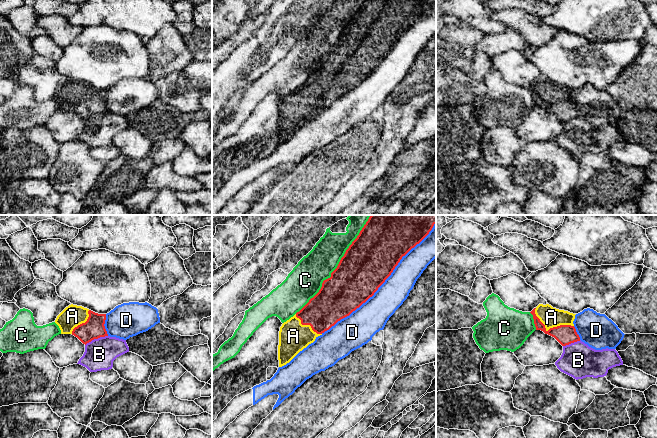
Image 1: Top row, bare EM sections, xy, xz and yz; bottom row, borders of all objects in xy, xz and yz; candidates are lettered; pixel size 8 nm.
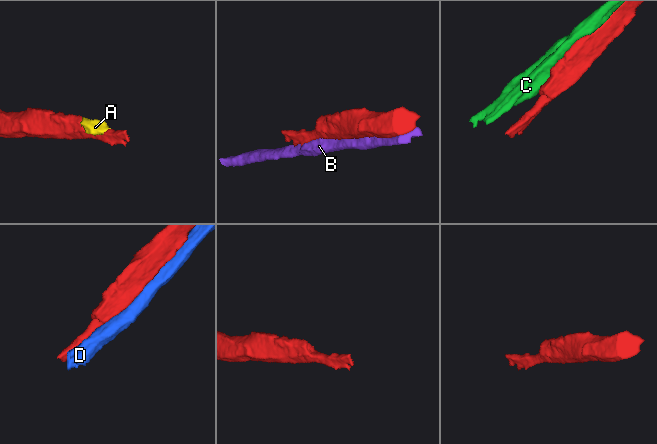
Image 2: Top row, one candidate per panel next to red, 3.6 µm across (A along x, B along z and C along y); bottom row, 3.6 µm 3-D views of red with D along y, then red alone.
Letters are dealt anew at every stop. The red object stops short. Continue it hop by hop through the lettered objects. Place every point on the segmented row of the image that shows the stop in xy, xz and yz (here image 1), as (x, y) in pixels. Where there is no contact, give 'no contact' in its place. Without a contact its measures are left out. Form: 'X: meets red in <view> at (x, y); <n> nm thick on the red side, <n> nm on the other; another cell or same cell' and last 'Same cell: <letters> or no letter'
A: meets red in yz at (550, 328); 160 nm thick on the red side, 160 nm on the other; same cell
B: meets red in xy at (96, 338); 170 nm thick on the red side, 240 nm on the other; another cell
C: meets red in xz at (337, 266); 400 nm thick on the red side, 260 nm on the other; another cell
D: meets red in xz at (382, 283); 400 nm thick on the red side, 240 nm on the other; another cell
Same cell: A

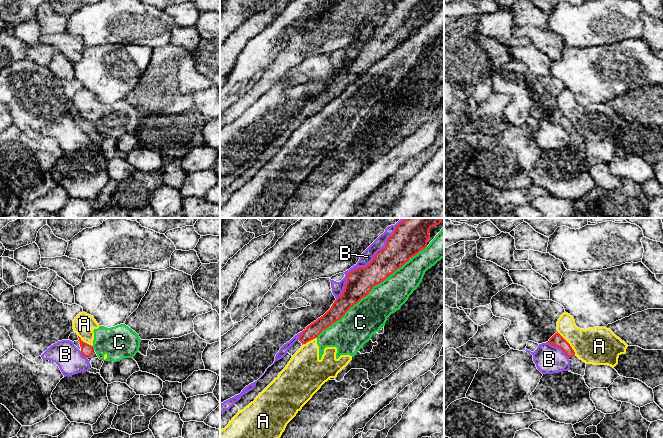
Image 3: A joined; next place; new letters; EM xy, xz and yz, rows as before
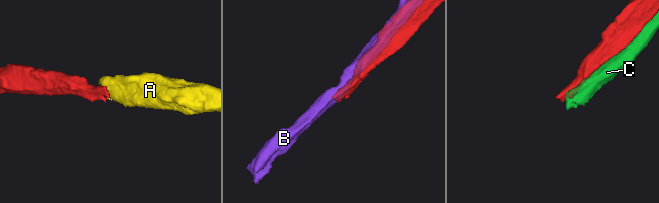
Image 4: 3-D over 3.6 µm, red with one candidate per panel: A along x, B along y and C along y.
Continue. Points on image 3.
A: meets red in yz at (568, 343); 100 nm thick on the red side, 300 nm on the other; another cell
B: meets red in xz at (370, 262); 220 nm thick on the red side, 100 nm on the other; another cell
C: meets red in xz at (372, 288); 220 nm thick on the red side, 280 nm on the other; another cell
Same cell: no letter

